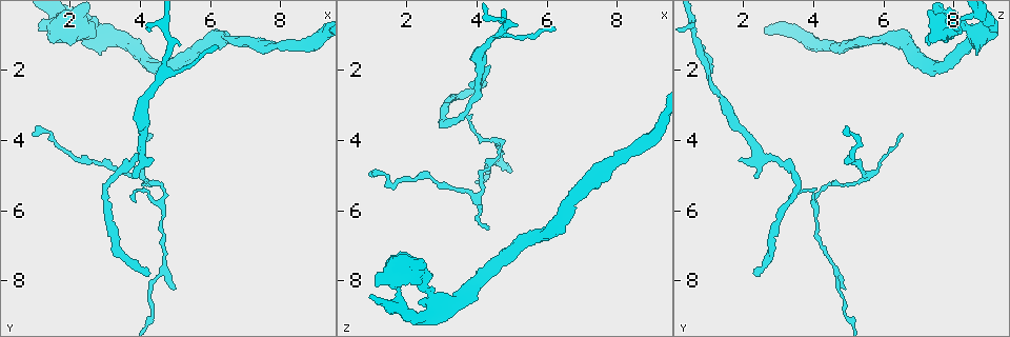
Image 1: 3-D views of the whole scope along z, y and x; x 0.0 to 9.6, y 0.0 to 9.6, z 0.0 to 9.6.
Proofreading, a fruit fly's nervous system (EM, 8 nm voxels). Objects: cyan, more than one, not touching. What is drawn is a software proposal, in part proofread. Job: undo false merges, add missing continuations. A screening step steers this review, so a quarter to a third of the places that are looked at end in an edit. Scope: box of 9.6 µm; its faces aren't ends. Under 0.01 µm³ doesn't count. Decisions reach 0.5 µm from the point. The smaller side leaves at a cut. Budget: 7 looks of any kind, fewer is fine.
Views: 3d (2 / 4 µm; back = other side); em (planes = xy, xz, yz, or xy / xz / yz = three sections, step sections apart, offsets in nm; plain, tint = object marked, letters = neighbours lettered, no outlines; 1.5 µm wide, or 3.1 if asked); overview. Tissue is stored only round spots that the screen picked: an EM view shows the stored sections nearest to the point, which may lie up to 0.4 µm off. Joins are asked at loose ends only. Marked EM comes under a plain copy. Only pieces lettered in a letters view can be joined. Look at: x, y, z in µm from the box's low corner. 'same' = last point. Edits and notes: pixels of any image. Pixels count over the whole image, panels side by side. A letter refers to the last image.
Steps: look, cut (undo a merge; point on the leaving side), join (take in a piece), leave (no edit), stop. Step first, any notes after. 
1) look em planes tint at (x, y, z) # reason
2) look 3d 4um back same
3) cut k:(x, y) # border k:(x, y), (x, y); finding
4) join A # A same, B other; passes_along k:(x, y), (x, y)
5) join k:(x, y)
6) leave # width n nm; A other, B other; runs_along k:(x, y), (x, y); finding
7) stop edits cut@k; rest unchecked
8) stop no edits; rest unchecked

look 3d 2um at (4.30, 7.80, 2.20) # end of a long branch

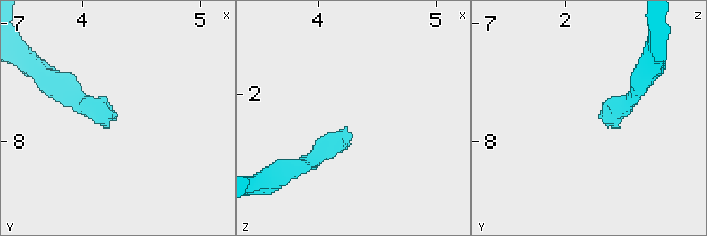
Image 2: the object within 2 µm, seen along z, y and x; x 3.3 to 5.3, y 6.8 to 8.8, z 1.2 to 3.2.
look em xz step 8 tint at (4.26, 7.82, 2.26)

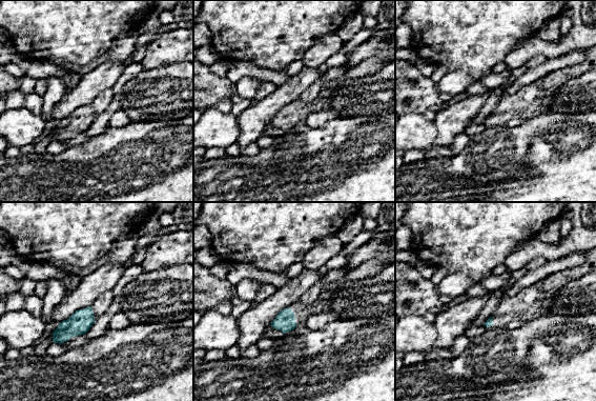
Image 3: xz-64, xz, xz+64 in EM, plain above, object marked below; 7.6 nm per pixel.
look em xz step 8 letters same

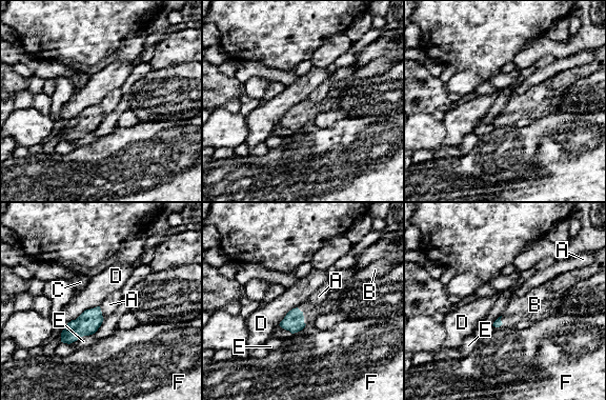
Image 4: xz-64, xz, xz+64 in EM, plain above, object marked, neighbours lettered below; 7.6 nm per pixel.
join 4:(330, 305) # A other, B same, C other, D other, E other, F other; passes_along 4:(294, 321), (303, 316), (330, 305); it goes on there

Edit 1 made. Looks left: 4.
look overview

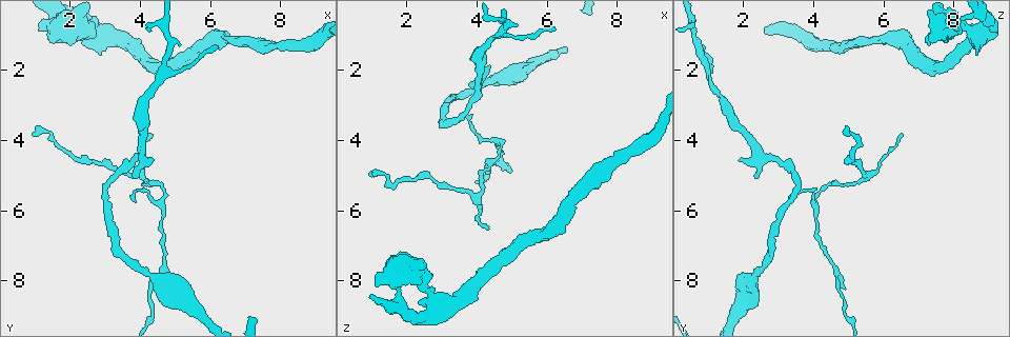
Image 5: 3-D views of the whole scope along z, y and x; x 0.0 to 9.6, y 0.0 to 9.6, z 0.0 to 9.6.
look em xz step 8 tint at (4.95, 8.30, 4.95) # thin end

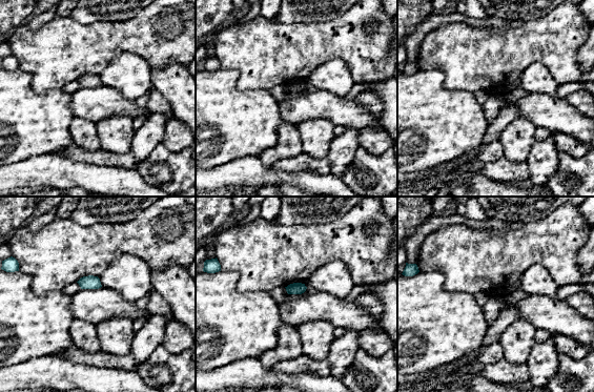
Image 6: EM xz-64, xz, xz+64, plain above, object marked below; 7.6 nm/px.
look em xy step 8 letters same # cut it another way

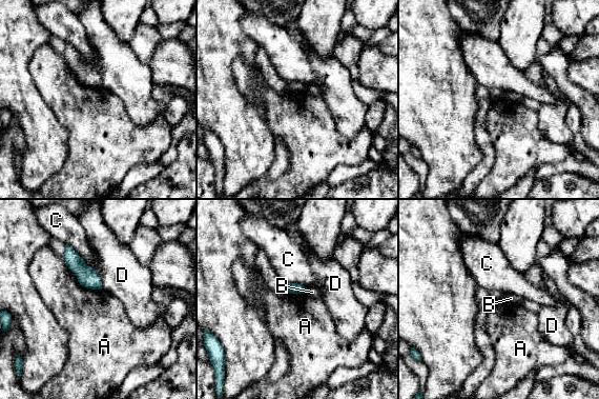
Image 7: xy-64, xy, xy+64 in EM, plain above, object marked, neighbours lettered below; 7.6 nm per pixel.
leave # A other, B other, C other, D other; none of them fits

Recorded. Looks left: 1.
look em yz step 8 letters at (2.80, 1.00, 8.65) # side arm on a straight run

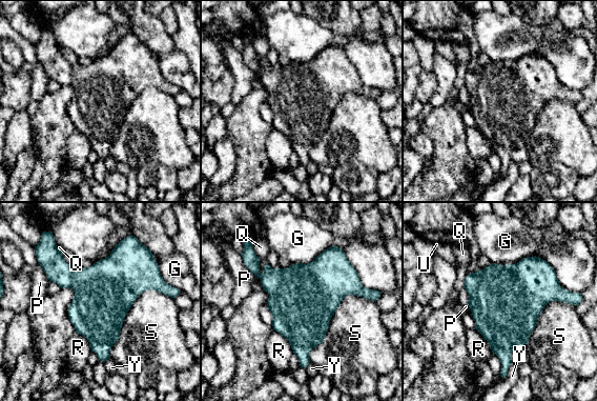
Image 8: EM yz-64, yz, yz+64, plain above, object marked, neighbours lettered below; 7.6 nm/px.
leave # G other, P other, Q other, R other, S other, U other, Y other; border 8:(171, 297), (145, 289), (119, 337); one neuron here

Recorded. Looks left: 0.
stop edits join@4; rest unchecked

